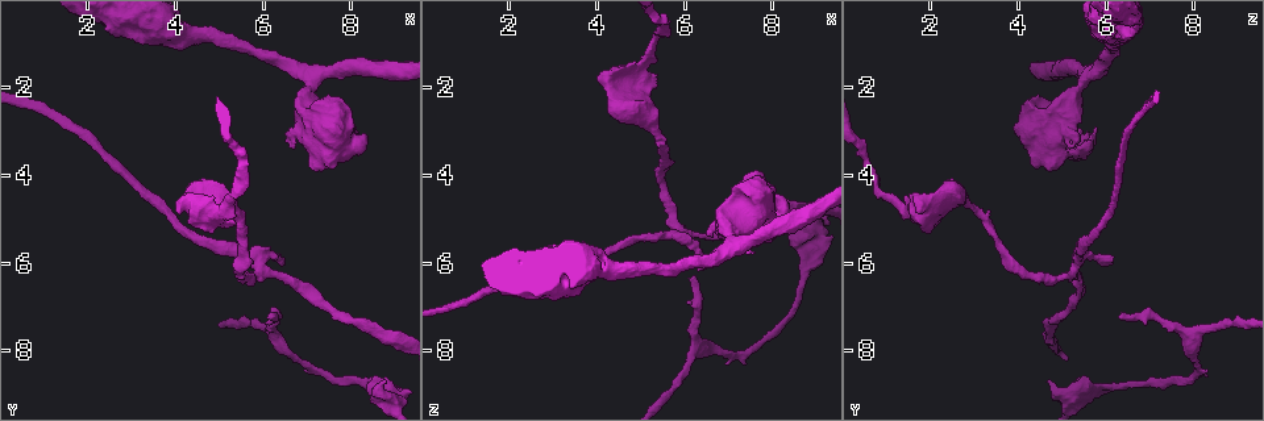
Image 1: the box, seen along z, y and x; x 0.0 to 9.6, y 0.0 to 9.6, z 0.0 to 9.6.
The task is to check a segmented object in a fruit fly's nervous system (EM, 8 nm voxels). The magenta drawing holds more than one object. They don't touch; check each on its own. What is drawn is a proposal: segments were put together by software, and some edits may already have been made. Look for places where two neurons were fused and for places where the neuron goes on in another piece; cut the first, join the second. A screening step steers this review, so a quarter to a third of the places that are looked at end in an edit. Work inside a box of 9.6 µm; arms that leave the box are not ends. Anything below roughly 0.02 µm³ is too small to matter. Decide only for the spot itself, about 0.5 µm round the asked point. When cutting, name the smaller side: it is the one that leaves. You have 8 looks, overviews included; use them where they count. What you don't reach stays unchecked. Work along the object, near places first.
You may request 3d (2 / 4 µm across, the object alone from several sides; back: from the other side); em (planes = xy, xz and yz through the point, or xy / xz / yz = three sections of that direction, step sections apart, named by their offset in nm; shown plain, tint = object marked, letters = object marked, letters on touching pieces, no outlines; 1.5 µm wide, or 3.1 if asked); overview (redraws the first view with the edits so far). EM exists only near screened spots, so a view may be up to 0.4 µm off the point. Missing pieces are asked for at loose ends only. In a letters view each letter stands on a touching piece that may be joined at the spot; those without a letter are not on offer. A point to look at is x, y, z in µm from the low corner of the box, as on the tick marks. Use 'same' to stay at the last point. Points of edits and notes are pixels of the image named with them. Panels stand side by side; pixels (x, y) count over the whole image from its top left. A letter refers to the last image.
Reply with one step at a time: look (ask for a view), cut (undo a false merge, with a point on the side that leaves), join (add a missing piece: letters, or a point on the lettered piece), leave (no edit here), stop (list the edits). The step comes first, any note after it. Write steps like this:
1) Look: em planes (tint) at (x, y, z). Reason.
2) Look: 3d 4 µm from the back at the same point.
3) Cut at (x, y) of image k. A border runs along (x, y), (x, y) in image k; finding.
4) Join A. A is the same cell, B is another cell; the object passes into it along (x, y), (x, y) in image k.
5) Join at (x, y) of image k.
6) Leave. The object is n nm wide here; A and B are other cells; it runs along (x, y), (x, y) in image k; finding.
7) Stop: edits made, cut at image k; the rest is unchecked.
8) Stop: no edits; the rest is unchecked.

Look: 3d 4 µm at (6.35, 7.80, 8.00). Three-way junction.

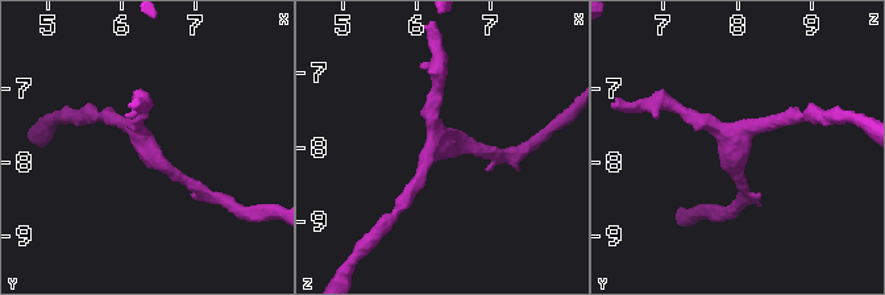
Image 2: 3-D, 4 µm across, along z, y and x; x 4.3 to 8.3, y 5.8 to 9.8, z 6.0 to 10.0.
Look: em xy step 8 (tint) at (6.30, 7.80, 8.00). 3 arms meet here; shape alone is not enough.

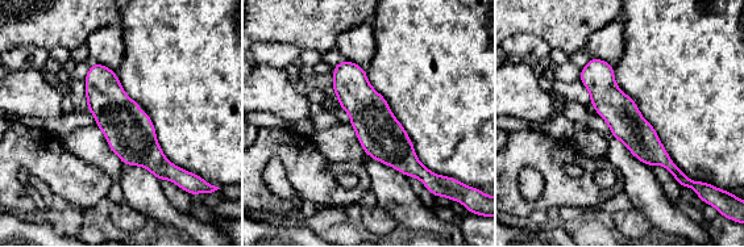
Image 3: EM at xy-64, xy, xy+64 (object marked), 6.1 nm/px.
Look: em planes (letters) at the same point. Cut it another way.

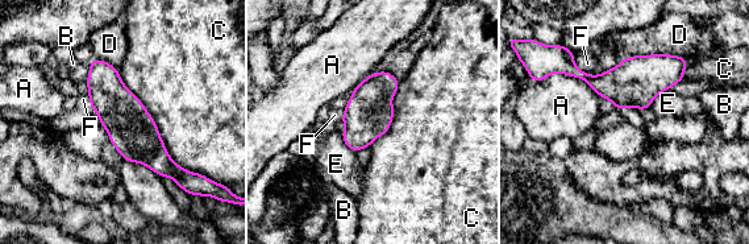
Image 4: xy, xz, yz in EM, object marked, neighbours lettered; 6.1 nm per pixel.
Leave. The object is 300 nm wide here; the longest contact is with C, 800 nm; A, B, C, D, E and F are other cells; continuous, no second neuron.

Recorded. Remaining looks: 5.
Look: 3d 2 µm at (6.15, 7.15, 6.35). An open end.

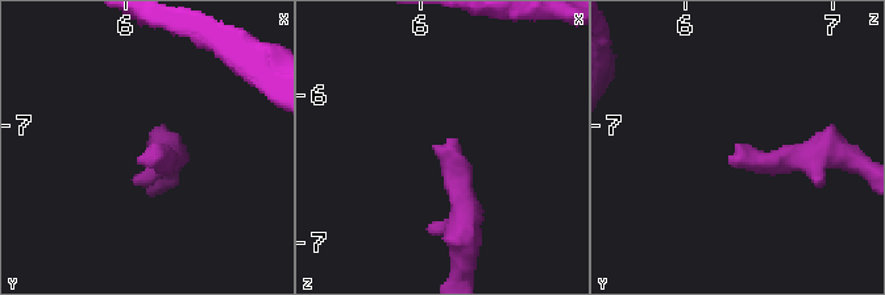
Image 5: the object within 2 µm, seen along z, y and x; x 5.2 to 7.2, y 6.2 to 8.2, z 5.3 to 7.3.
Look: em planes (letters) at (6.16, 7.14, 6.36). Now the EM.

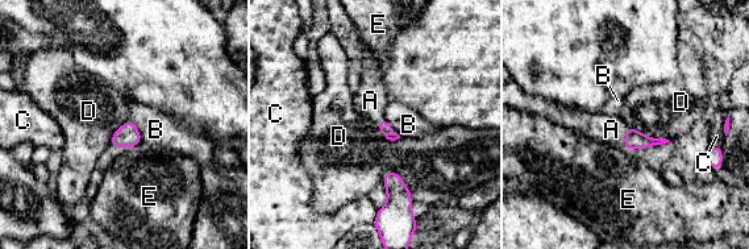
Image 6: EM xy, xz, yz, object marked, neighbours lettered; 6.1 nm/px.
Join A. A is the same cell, B, C, D and E are other cells; the object passes into it along (633, 138), (624, 136), (611, 129) in image 6; the neuron continues.

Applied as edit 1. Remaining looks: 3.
Stop: edits made, join at image 6; the rest is unchecked.

